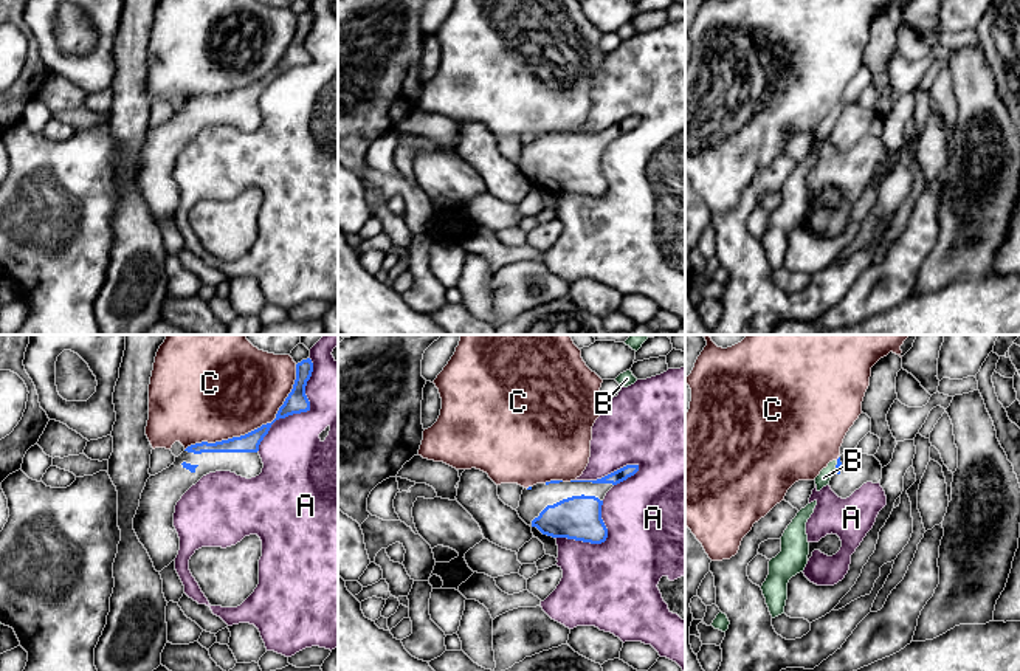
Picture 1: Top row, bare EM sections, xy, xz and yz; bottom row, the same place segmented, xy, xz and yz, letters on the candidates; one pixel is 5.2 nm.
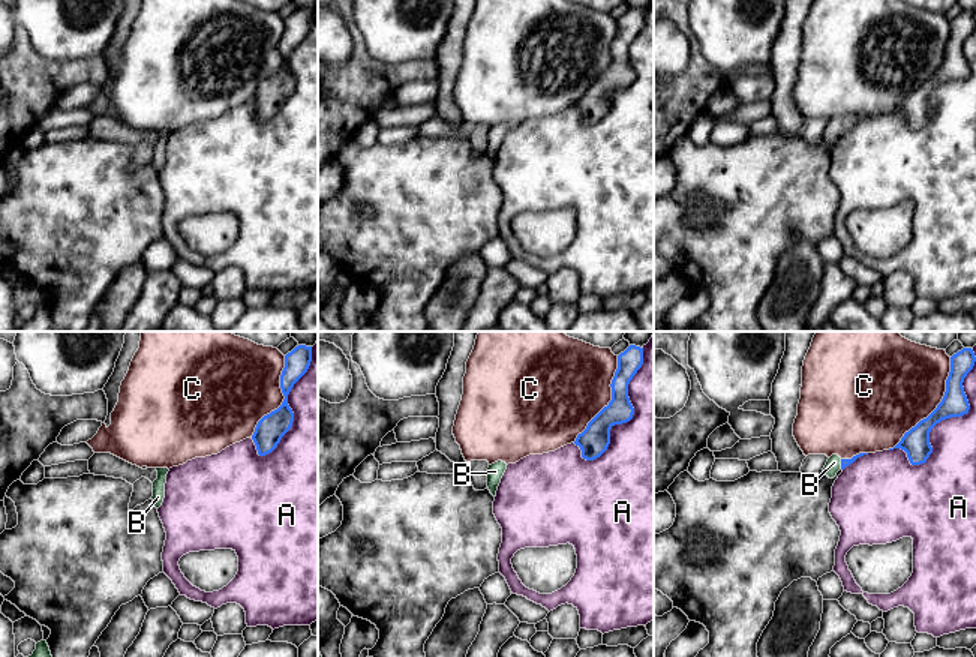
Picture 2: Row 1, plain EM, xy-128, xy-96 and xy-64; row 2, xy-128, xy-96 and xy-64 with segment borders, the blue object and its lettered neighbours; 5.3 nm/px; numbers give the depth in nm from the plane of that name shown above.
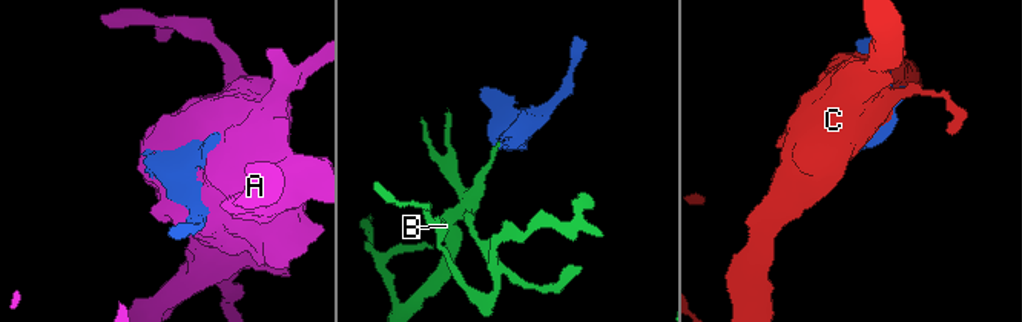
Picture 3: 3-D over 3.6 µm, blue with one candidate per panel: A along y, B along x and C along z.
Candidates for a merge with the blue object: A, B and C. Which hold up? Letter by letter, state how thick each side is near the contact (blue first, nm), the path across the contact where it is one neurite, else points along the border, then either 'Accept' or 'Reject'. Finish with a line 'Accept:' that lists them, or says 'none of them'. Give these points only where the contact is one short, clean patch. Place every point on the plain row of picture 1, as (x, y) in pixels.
A: Thickness 120 nm (blue) against 320 nm. Reject
B: Thickness 30 nm (blue) against 70 nm. Boundary: yz (837, 113), (834, 124). Reject
C: Thickness 120 nm (blue) against 480 nm. Reject
Accept: none of them

